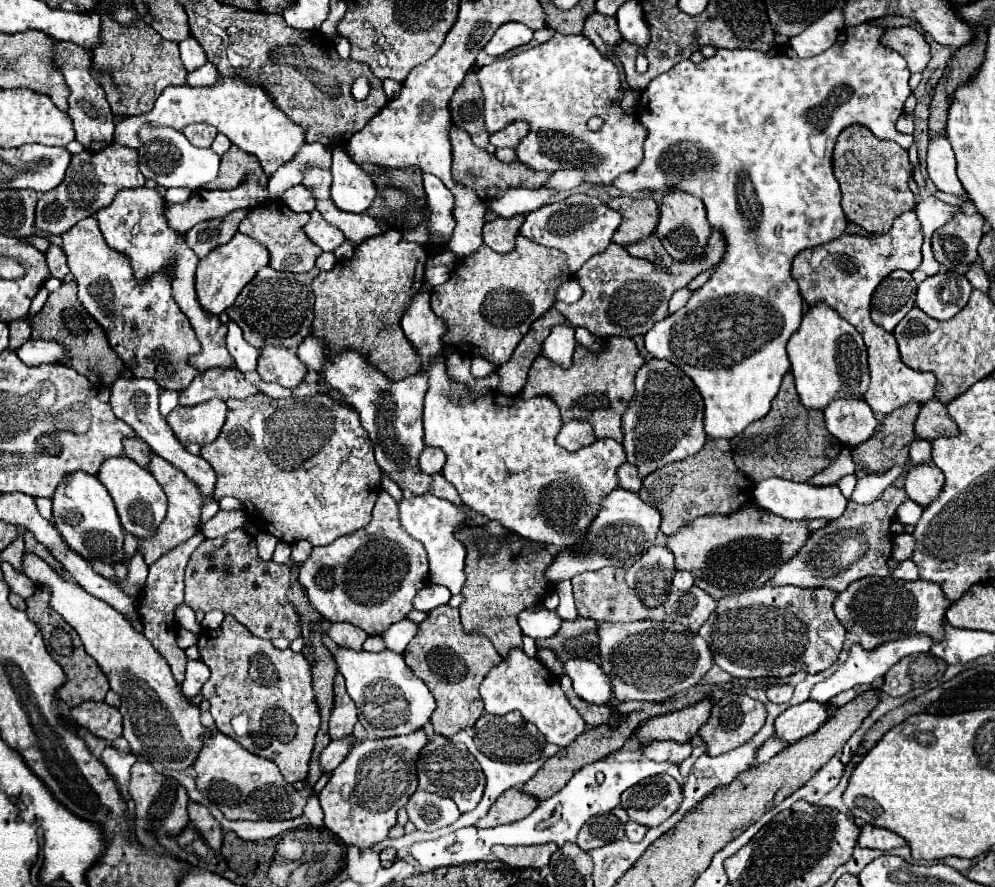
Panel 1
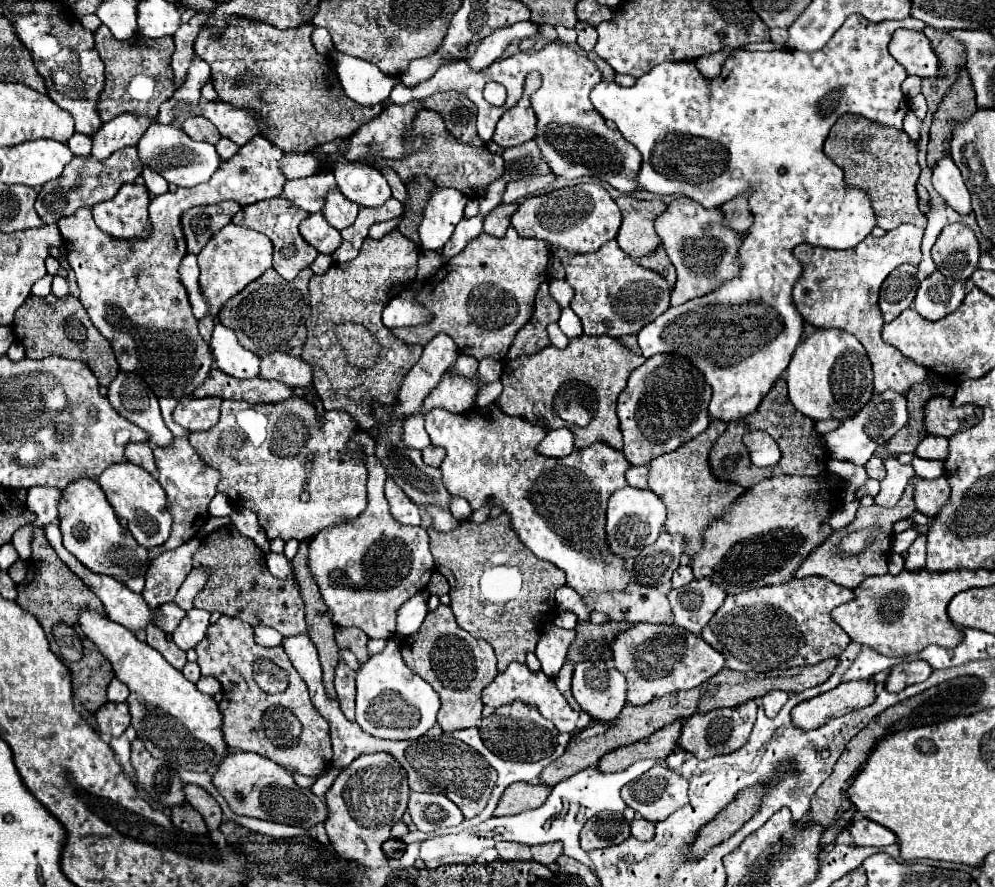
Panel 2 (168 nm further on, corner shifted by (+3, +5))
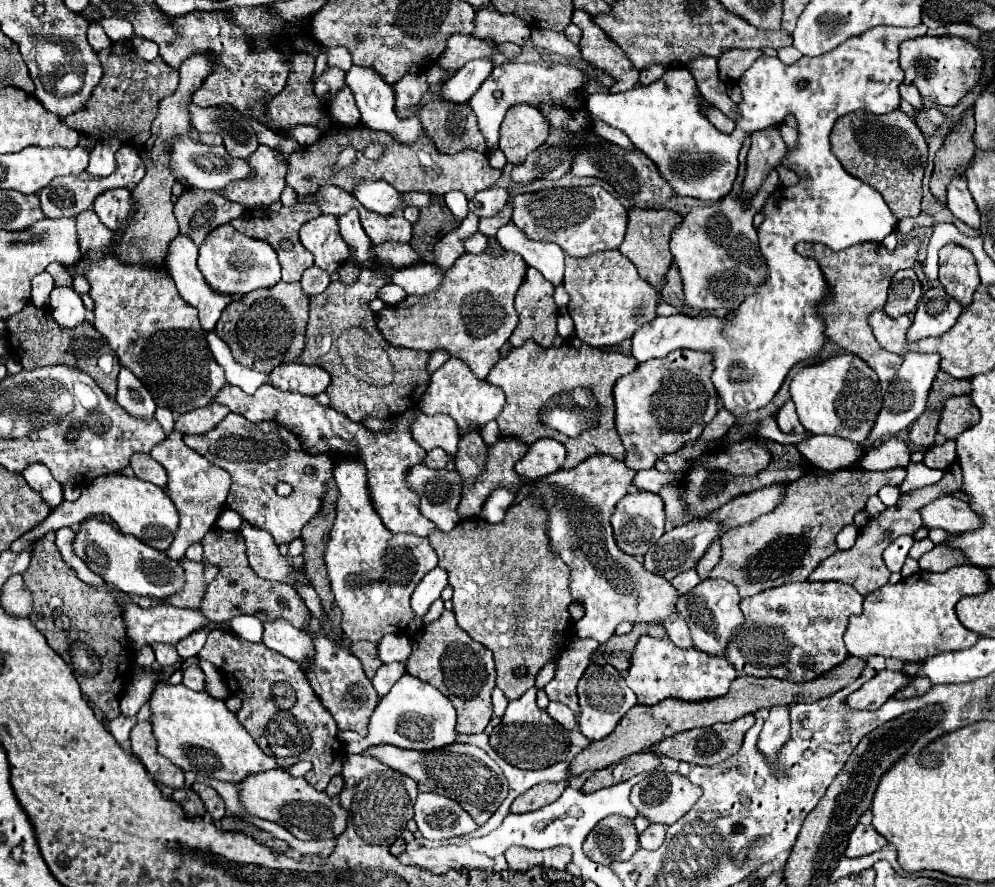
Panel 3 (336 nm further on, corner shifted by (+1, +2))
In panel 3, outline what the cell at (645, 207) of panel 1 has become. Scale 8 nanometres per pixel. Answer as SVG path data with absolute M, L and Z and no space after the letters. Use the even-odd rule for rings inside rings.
M631 208L629 210L629 224L625 240L619 246L619 252L627 256L639 270L639 276L645 278L655 288L661 288L661 282L665 280L665 274L673 262L673 256L669 252L669 234L671 228L675 228L681 222L681 216L673 210L663 208Z

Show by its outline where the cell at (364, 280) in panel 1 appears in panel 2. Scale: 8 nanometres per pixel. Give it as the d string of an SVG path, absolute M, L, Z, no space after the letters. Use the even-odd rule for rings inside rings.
M391 231L377 241L367 237L353 261L343 265L333 263L325 275L313 275L309 281L311 315L307 319L307 341L301 359L313 367L313 389L321 397L325 411L345 411L363 431L377 425L373 415L375 403L395 403L403 377L413 369L423 351L421 345L407 345L393 337L381 321L383 307L397 297L409 281L415 281L417 259L417 245L399 231ZM343 323L367 325L367 329L375 333L375 341L379 341L379 361L375 361L375 369L351 369L351 365L343 361L343 349L339 349L339 341L335 341L335 325Z

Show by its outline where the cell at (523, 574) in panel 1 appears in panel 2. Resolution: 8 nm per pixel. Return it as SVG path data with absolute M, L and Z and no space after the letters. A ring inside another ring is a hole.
M507 513L497 515L495 519L489 517L485 523L473 523L473 521L461 521L459 527L439 533L433 525L427 529L431 537L431 553L435 557L435 569L449 581L451 585L451 609L455 613L455 619L459 627L463 627L467 633L471 633L475 639L485 639L491 643L499 671L503 671L509 663L525 663L527 653L535 651L535 645L541 637L541 623L539 619L545 613L555 613L555 591L565 585L565 573L555 567L553 563L547 563L539 557L535 557L521 541L515 529L511 529L511 521Z

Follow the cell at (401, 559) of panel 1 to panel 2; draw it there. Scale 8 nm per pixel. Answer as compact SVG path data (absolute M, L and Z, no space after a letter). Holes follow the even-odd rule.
M355 431L347 451L363 453L367 465L367 509L353 521L321 529L309 545L309 569L317 579L325 605L337 627L357 627L371 639L391 639L399 607L423 591L433 573L429 535L423 527L397 523L383 495L387 473L375 457L375 441L367 431Z

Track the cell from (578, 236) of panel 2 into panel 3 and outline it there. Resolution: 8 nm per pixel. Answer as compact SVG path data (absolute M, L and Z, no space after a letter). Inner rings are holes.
M587 186L587 188L551 188L551 190L539 190L533 194L519 194L513 198L513 224L527 234L529 240L543 240L543 242L555 242L559 244L565 254L585 258L593 252L601 250L613 250L619 248L625 236L627 228L627 210L623 204L611 196L601 186Z

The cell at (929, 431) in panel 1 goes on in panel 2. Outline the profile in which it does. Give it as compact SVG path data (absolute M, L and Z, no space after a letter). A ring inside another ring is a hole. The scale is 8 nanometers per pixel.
M933 397L925 405L925 427L931 435L951 437L977 422L972 406L955 407L949 397Z

